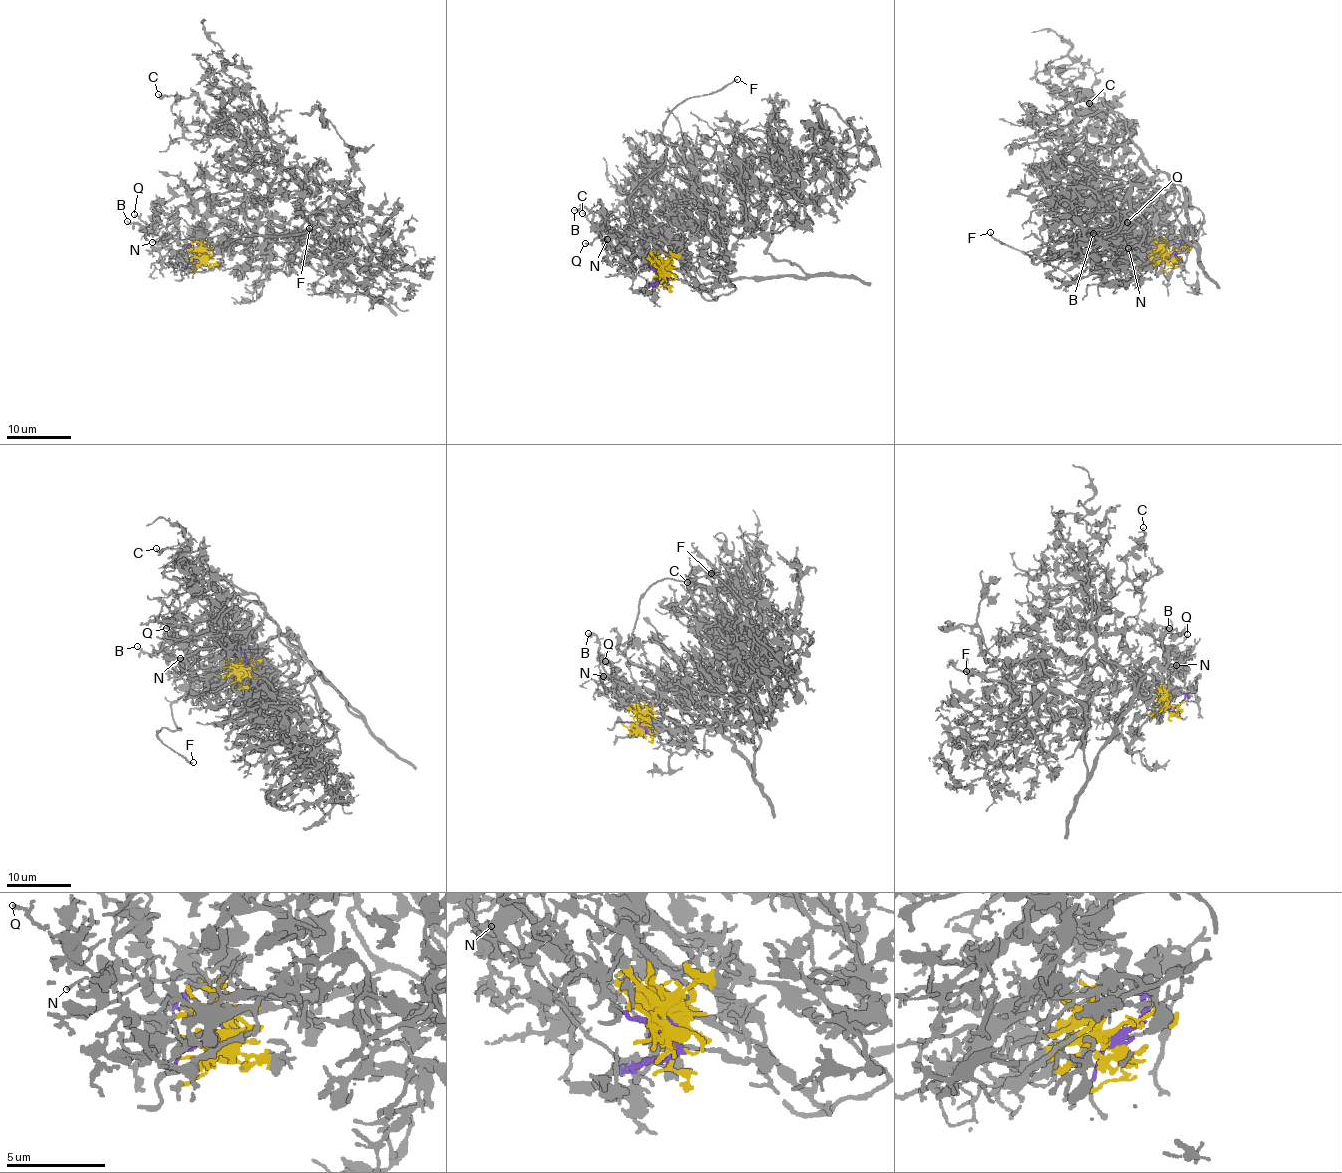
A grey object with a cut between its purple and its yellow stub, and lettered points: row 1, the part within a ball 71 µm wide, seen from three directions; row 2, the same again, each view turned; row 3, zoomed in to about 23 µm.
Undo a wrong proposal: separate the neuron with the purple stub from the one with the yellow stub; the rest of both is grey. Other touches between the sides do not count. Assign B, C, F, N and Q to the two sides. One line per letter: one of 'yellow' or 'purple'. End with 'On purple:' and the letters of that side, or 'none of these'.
B: yellow
C: purple
F: yellow
N: yellow
Q: yellow
On purple: C

